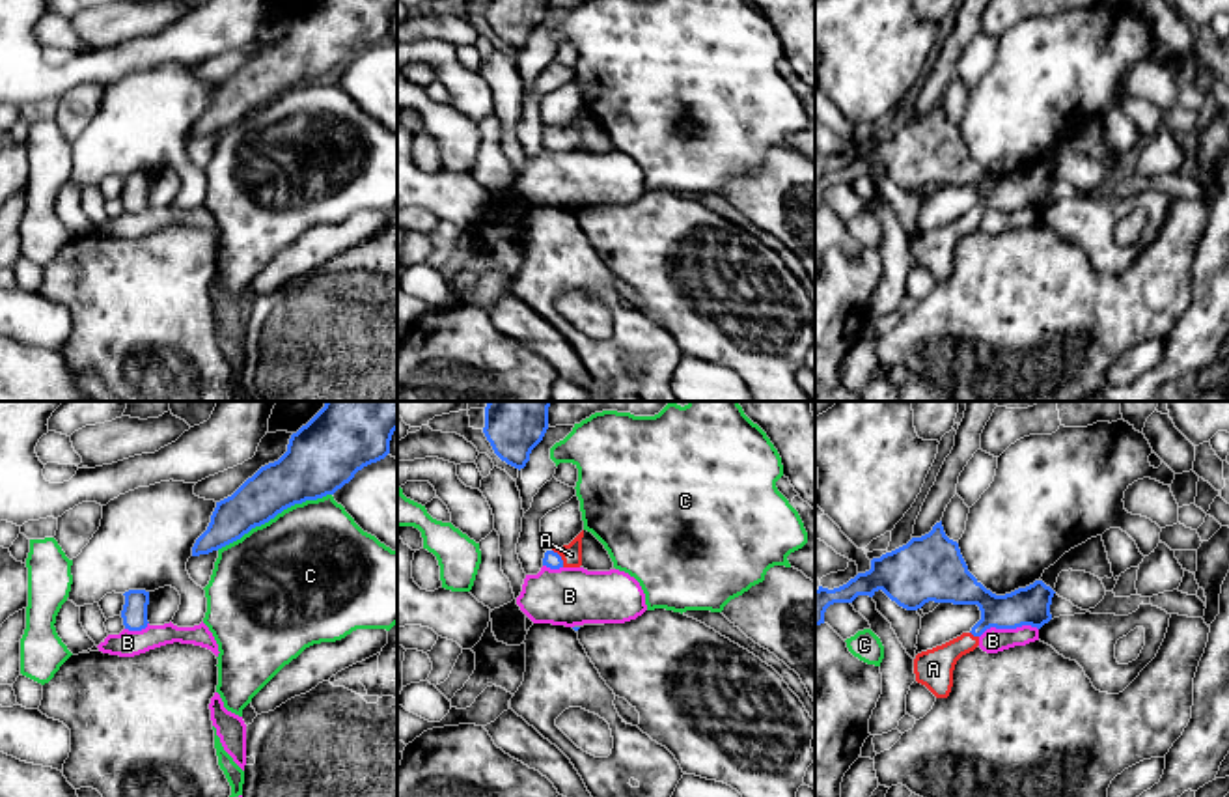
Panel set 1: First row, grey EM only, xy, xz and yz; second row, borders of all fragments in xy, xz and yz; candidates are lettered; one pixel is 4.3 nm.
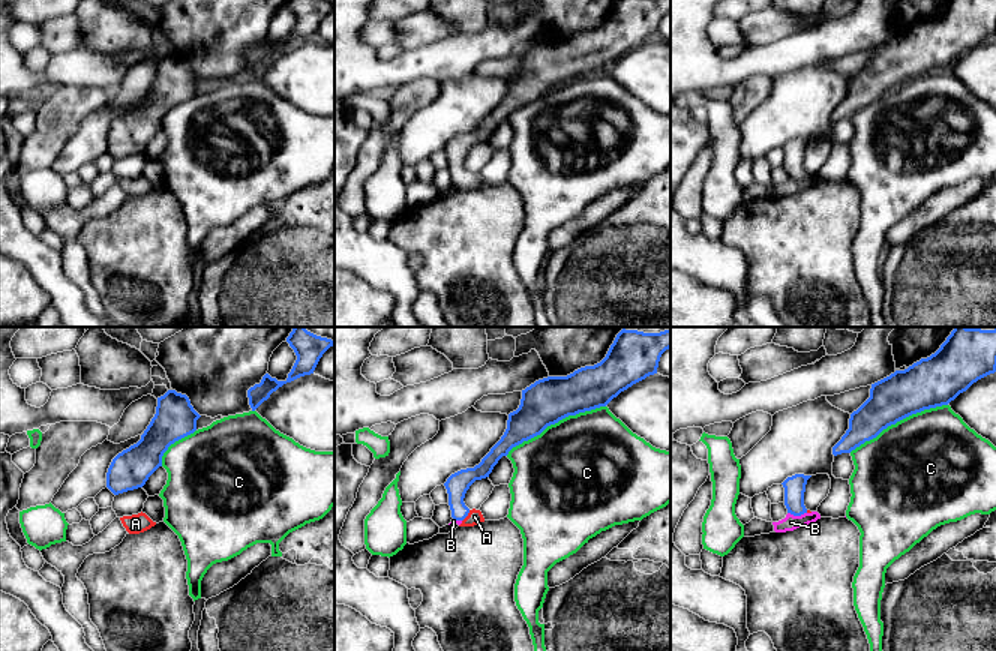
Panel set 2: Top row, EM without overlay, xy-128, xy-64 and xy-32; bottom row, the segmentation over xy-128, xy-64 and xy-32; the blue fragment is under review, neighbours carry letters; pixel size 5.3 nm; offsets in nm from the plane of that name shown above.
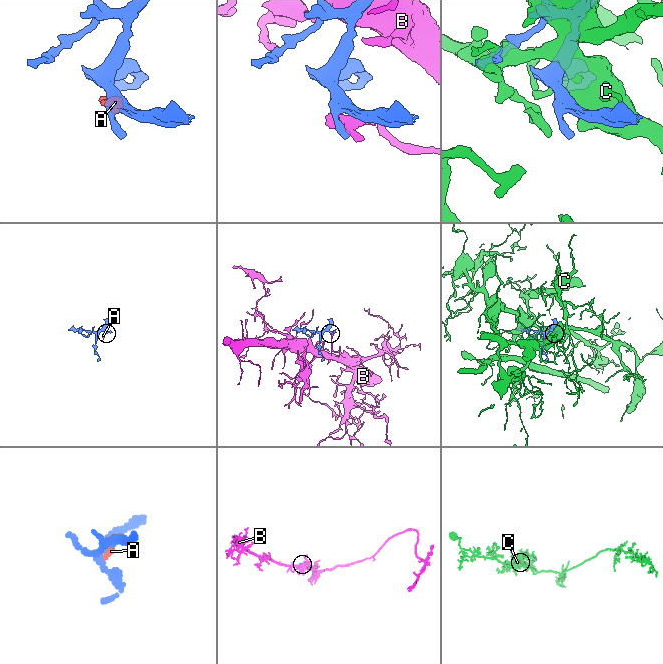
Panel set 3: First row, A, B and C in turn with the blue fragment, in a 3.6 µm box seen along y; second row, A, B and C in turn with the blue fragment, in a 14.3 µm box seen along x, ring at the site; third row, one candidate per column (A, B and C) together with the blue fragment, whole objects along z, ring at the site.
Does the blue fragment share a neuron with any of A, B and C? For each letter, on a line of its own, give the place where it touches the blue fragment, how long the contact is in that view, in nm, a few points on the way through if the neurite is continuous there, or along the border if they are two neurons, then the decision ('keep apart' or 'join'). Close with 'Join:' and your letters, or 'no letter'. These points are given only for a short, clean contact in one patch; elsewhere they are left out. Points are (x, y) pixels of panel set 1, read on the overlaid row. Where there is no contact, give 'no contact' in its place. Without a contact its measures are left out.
A: contact xz (560, 559); length 90 nm; way xz (552, 560), (560, 559), (571, 555); join
B: contact yz (1008, 628); length 260 nm; border yz (1037, 628), (989, 628), (980, 637); keep apart
C: contact xy (273, 517); length 550 nm; keep apart
Join: A

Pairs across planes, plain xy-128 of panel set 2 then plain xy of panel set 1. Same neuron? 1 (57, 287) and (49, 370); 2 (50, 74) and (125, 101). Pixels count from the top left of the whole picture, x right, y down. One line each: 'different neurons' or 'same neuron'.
1: different neurons
2: different neurons

